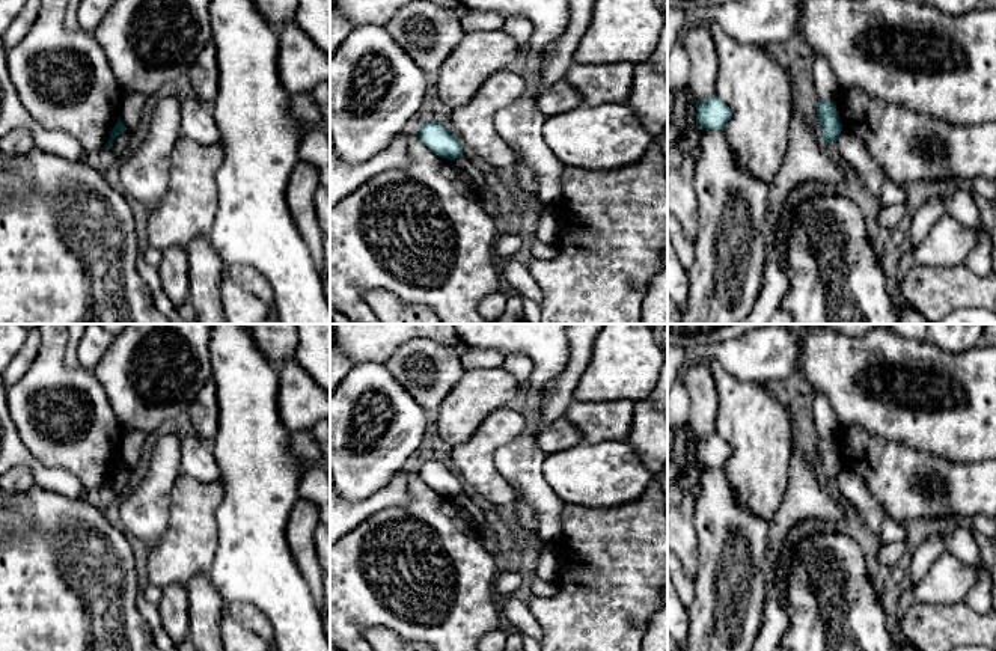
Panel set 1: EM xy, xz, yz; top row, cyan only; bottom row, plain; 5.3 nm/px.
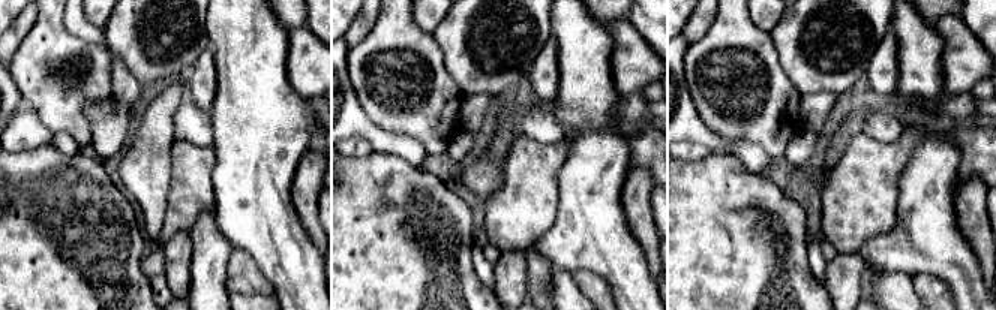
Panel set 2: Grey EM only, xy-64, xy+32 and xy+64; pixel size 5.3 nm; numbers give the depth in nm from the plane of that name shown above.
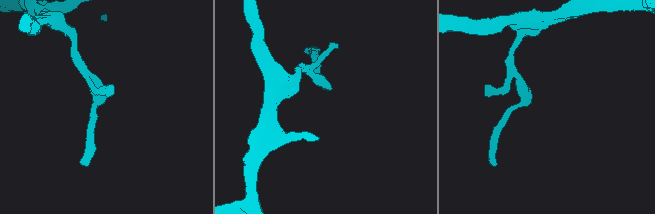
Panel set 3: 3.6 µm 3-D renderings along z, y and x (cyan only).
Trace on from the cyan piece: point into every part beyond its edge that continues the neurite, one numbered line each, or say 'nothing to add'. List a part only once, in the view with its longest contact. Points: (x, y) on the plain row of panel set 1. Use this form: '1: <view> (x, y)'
nothing to add

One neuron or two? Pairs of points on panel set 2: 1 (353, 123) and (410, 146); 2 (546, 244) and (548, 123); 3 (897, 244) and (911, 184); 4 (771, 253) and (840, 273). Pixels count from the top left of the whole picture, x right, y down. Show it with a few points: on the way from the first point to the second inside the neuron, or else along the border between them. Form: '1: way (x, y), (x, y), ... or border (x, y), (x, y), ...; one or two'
1: way (366, 131), (383, 143), (396, 144); one
2: border (549, 107), (561, 126), (563, 138); two
3: way (911, 229), (911, 199); one
4: border (822, 283), (830, 294); two

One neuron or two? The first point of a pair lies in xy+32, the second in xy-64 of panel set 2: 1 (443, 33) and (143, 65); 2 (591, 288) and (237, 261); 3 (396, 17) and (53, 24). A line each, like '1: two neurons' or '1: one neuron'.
1: one neuron
2: one neuron
3: one neuron

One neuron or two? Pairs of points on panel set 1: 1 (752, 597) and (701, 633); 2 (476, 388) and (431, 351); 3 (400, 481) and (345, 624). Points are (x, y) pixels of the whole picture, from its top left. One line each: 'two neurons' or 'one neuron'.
1: one neuron
2: two neurons
3: two neurons

